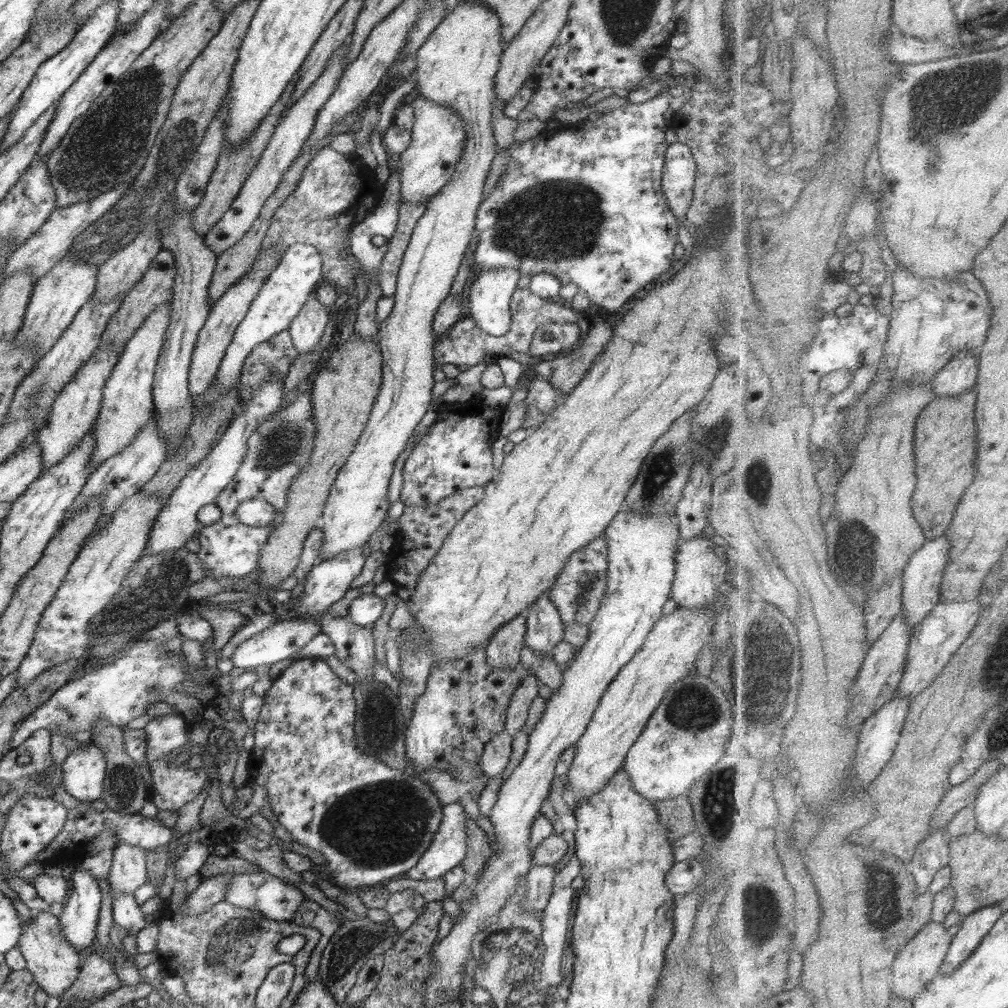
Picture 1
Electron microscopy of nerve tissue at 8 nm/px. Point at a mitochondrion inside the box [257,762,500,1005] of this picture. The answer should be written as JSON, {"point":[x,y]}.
{"point":[351,947]}

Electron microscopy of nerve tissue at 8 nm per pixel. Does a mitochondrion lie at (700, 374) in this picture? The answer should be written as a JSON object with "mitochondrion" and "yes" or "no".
{"mitochondrion":"no"}

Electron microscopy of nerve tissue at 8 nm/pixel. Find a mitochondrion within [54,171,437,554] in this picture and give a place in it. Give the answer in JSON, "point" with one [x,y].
{"point":[278,448]}

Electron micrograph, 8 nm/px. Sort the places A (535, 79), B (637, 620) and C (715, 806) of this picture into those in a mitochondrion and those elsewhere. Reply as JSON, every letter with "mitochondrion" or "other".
{"A":"other","B":"other","C":"mitochondrion"}

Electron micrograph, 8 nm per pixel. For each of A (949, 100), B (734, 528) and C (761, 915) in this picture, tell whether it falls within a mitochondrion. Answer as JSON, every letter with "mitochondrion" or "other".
{"A":"mitochondrion","B":"other","C":"mitochondrion"}

